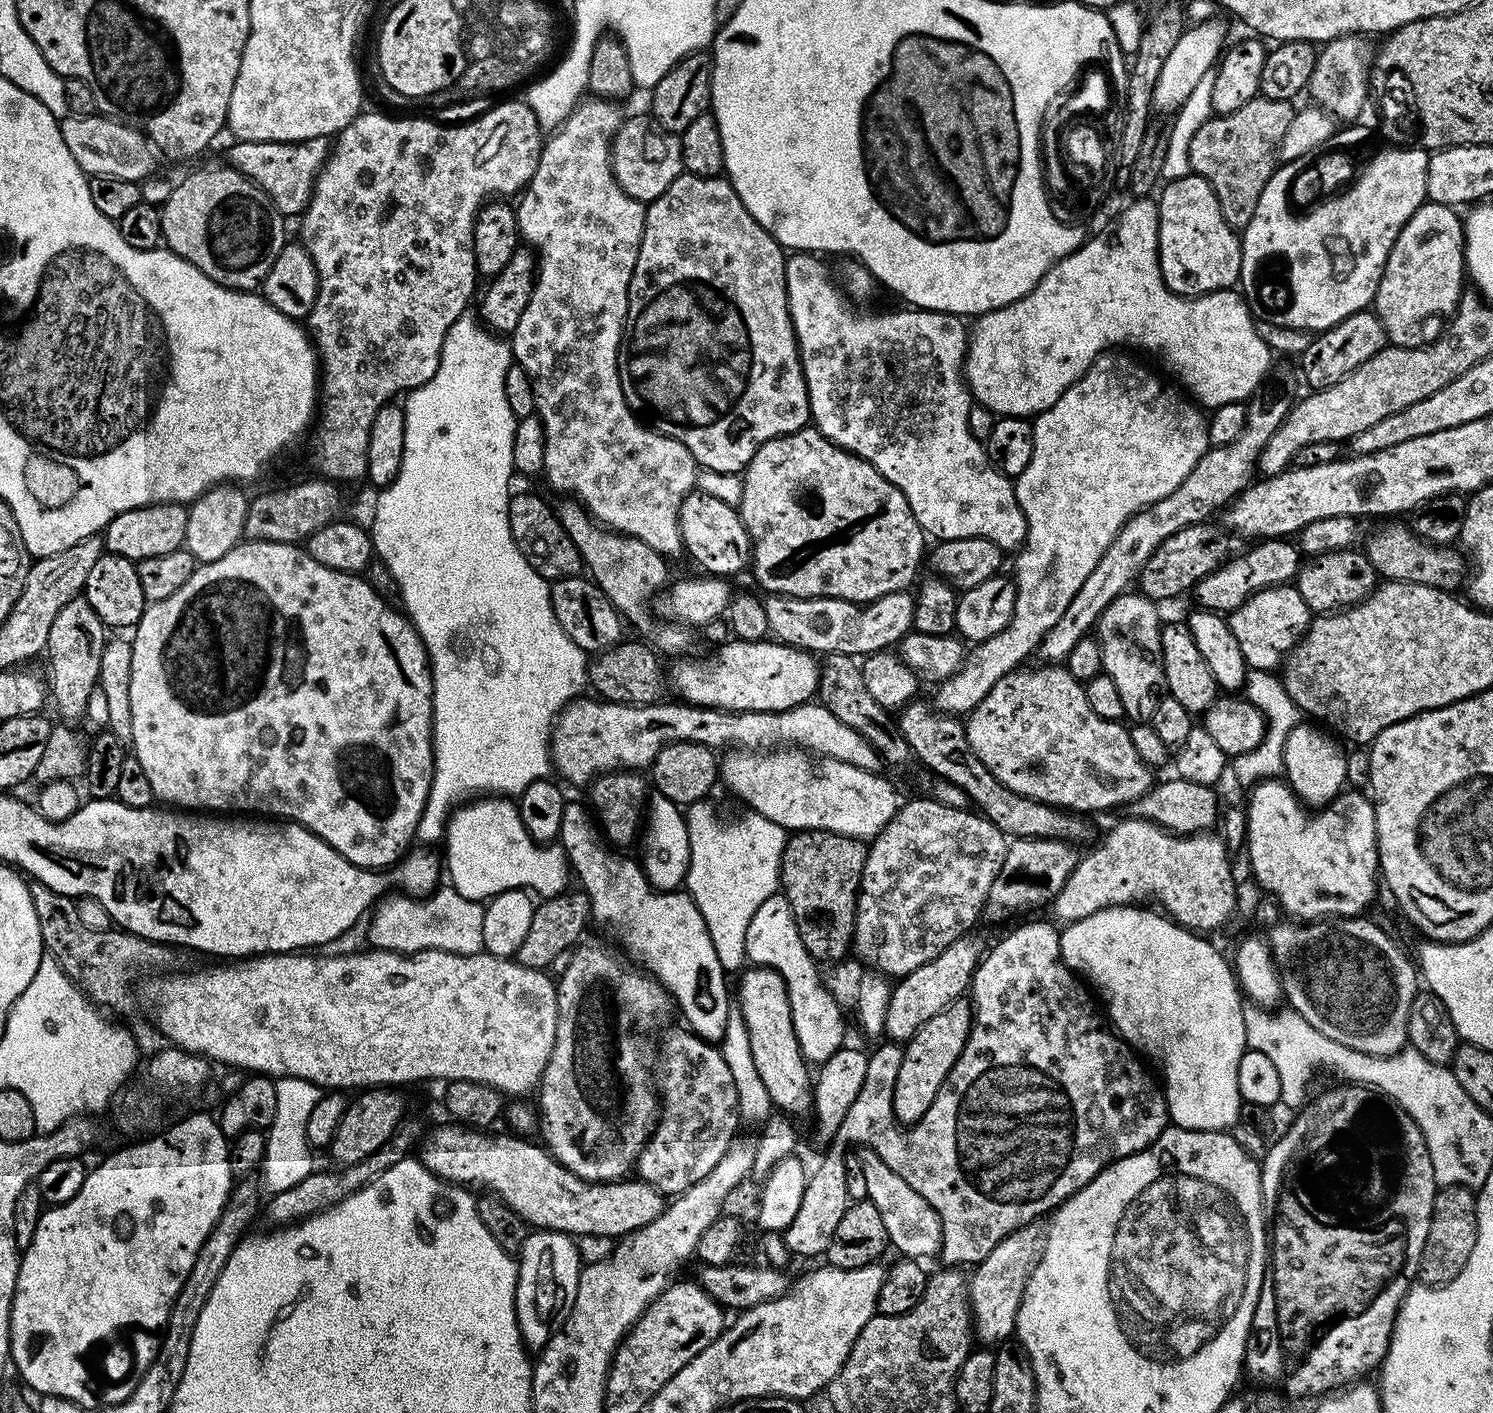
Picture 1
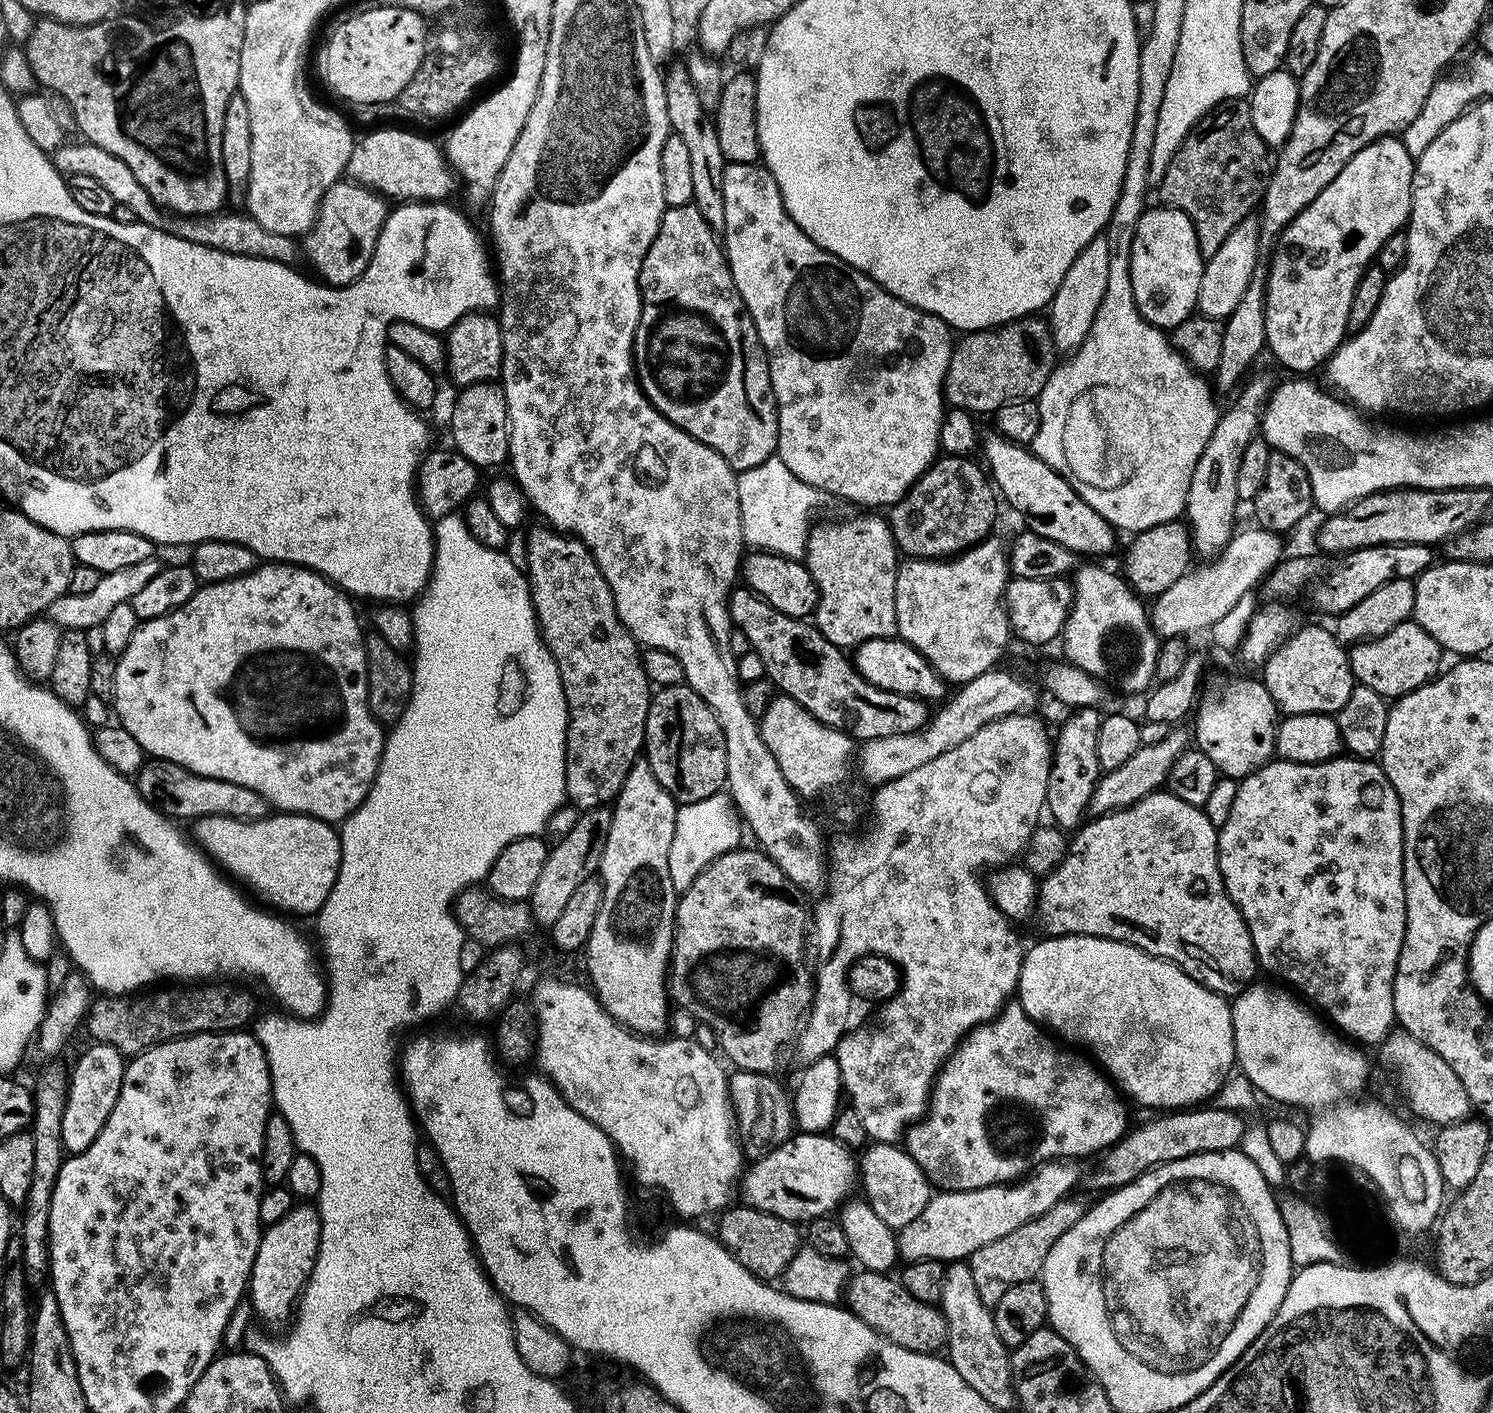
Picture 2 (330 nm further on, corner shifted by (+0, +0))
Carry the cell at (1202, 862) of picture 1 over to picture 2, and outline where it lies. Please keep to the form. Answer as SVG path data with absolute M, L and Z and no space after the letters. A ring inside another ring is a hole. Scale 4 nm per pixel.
M1167 790L1151 792L1149 796L1134 802L1128 808L1089 819L1081 824L1075 835L1071 837L1068 857L1052 873L1039 881L1038 908L1039 911L1044 911L1045 933L1048 936L1097 936L1107 940L1126 942L1130 946L1140 948L1143 952L1149 952L1152 956L1176 964L1183 972L1190 974L1190 978L1194 978L1199 984L1209 988L1211 992L1216 992L1225 998L1236 997L1257 979L1258 965L1254 942L1250 938L1250 930L1246 926L1242 914L1226 894L1226 886L1218 866L1217 835L1218 828L1211 824L1204 808L1196 808L1190 802L1182 802L1182 798L1178 798L1173 792Z

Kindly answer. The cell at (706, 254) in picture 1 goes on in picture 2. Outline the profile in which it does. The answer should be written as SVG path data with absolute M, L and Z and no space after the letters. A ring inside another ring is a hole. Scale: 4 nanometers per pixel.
M695 204L665 207L658 234L650 242L646 258L642 258L640 297L642 310L632 359L644 397L674 426L722 454L737 473L773 459L778 442L778 414L768 355L734 286L721 237L702 218Z

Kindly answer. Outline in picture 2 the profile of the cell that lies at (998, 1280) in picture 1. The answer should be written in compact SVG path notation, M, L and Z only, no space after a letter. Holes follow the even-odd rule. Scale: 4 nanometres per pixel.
M1193 1106L1187 1110L1172 1110L1167 1114L1153 1116L1156 1117L1146 1121L1141 1128L1133 1127L1125 1132L1119 1142L1097 1159L1101 1160L1089 1172L1087 1169L1083 1173L1083 1187L1088 1187L1095 1194L1104 1194L1134 1182L1143 1172L1151 1172L1161 1164L1190 1158L1194 1154L1239 1149L1246 1129L1245 1117L1241 1113L1211 1106Z

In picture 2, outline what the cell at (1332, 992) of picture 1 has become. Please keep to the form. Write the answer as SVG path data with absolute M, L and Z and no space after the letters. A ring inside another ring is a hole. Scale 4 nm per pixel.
M1399 1026L1393 1027L1388 1037L1380 1041L1378 1051L1381 1062L1392 1071L1397 1086L1404 1091L1414 1115L1429 1120L1430 1123L1436 1124L1435 1126L1456 1124L1473 1115L1474 1109L1466 1094L1466 1086L1462 1086L1458 1074L1454 1074L1448 1063L1443 1058L1438 1058L1434 1050L1430 1050L1430 1046L1418 1042L1414 1034Z

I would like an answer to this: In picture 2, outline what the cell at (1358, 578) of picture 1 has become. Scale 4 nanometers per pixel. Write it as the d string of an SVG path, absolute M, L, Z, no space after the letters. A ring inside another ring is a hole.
M1415 619L1402 622L1394 626L1394 630L1382 634L1382 638L1363 640L1360 644L1353 644L1347 649L1348 661L1352 678L1356 684L1370 686L1374 694L1383 696L1389 701L1418 690L1418 686L1435 680L1441 671L1440 656L1442 649Z

